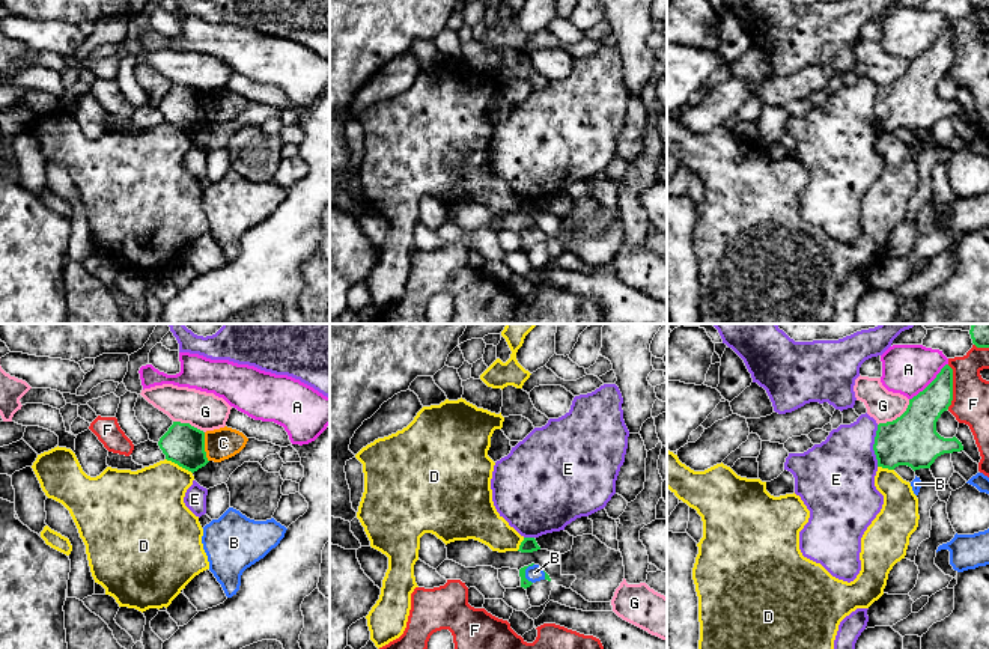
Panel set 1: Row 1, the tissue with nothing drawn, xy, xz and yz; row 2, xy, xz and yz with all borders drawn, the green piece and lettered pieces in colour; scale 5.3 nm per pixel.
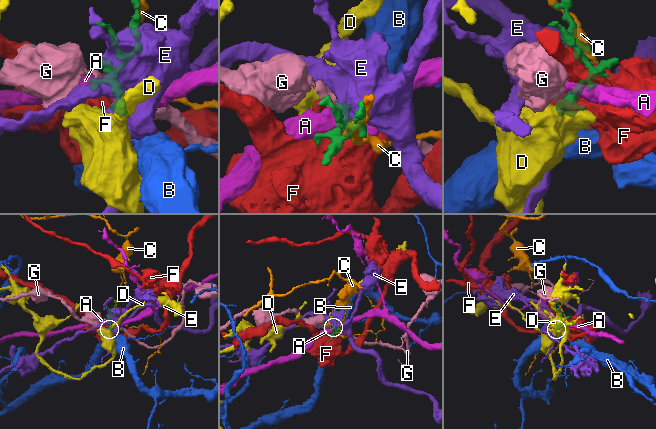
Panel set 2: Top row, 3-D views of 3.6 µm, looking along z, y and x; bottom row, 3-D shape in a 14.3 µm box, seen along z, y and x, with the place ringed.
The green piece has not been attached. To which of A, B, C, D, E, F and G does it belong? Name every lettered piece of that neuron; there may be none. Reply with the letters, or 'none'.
B

